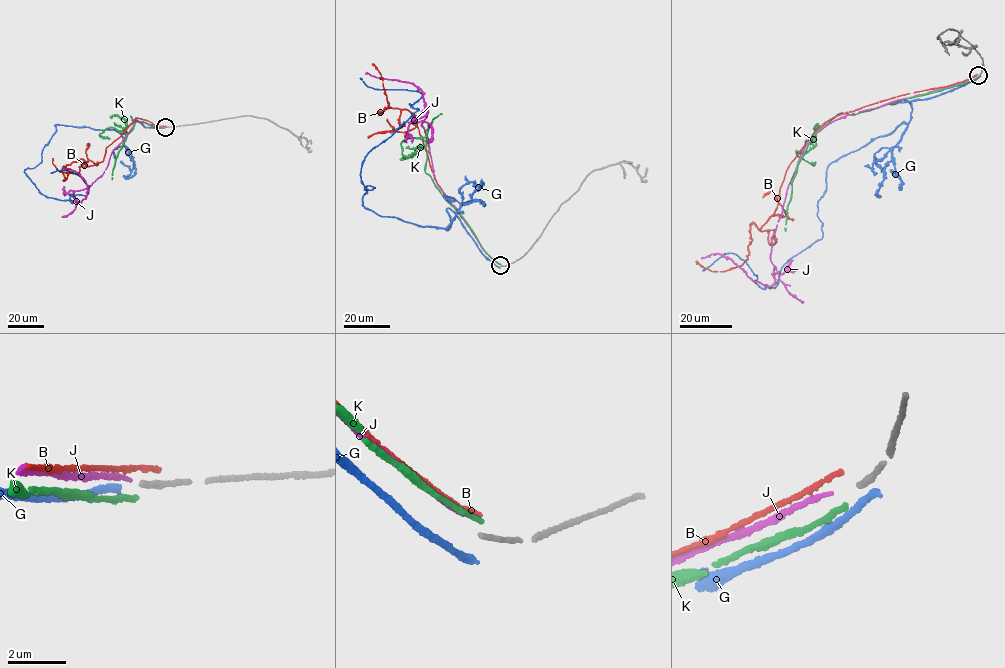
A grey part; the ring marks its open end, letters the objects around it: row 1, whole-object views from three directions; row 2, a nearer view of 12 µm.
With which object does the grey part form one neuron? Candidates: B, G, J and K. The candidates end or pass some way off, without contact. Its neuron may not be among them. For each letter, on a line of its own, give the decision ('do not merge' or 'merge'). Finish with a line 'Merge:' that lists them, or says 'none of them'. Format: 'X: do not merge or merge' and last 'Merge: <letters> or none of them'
B: do not merge
G: do not merge
J: do not merge
K: do not merge
Merge: none of them

